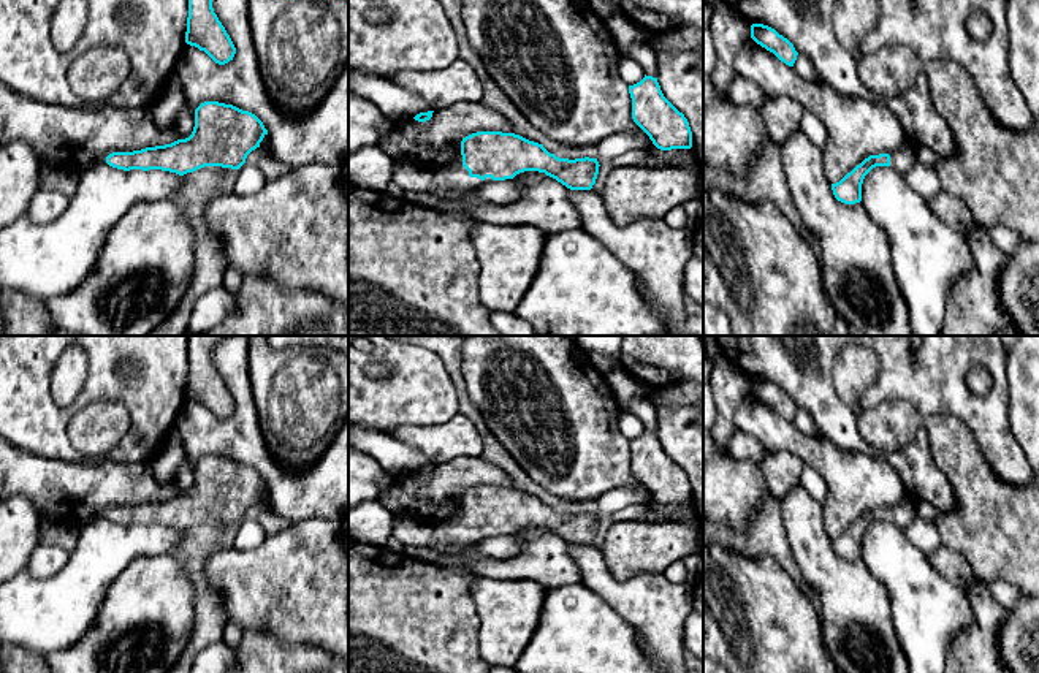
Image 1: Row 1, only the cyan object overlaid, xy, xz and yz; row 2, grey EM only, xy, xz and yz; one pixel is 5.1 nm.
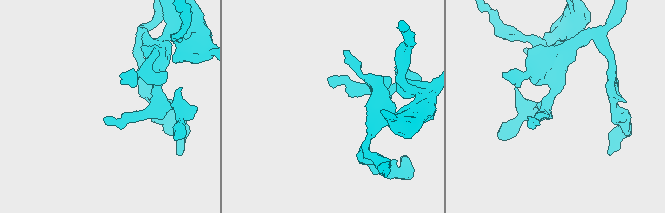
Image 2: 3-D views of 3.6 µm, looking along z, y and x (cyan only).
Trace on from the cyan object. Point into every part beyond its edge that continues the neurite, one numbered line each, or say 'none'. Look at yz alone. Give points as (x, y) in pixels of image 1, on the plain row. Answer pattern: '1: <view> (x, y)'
1: yz (901, 515)

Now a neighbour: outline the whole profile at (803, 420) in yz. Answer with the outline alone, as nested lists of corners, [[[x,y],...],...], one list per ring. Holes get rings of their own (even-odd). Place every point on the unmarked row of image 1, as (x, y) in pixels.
[[[798,409],[797,415],[794,418],[794,424],[797,426],[797,429],[806,435],[817,435],[817,429],[816,429],[816,423],[811,416],[811,413],[805,409]]]

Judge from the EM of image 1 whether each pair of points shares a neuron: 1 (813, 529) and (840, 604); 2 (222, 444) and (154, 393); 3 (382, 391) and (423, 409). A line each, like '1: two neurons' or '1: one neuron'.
1: one neuron
2: two neurons
3: one neuron

